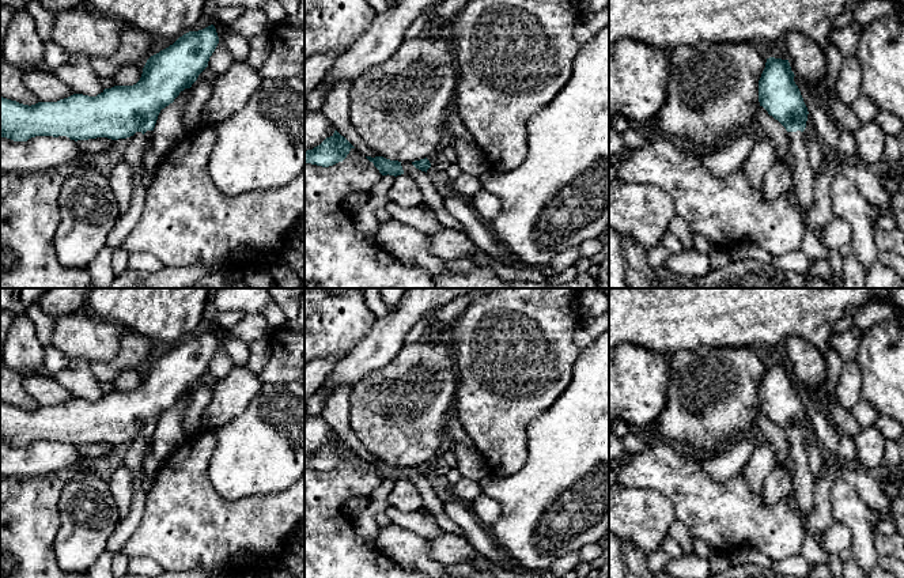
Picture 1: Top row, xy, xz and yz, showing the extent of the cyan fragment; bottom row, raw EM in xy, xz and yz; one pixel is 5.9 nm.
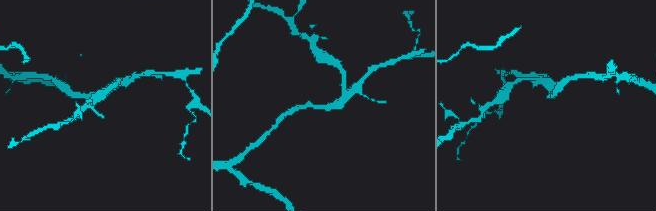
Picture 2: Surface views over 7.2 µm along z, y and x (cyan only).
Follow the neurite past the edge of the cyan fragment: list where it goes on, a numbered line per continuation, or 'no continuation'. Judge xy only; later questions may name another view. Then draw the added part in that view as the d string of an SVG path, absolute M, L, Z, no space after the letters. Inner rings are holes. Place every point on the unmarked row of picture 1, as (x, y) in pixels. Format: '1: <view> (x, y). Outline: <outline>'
1: xy (151, 465). Outline: M147 435L144 439L145 439L145 443L150 446L150 449L147 450L144 456L144 473L147 473L151 479L155 479L159 471L160 462L155 458L152 453L154 437Z

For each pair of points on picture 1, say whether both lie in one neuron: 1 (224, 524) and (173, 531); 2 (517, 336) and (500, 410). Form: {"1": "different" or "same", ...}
{"1": "same", "2": "same"}

